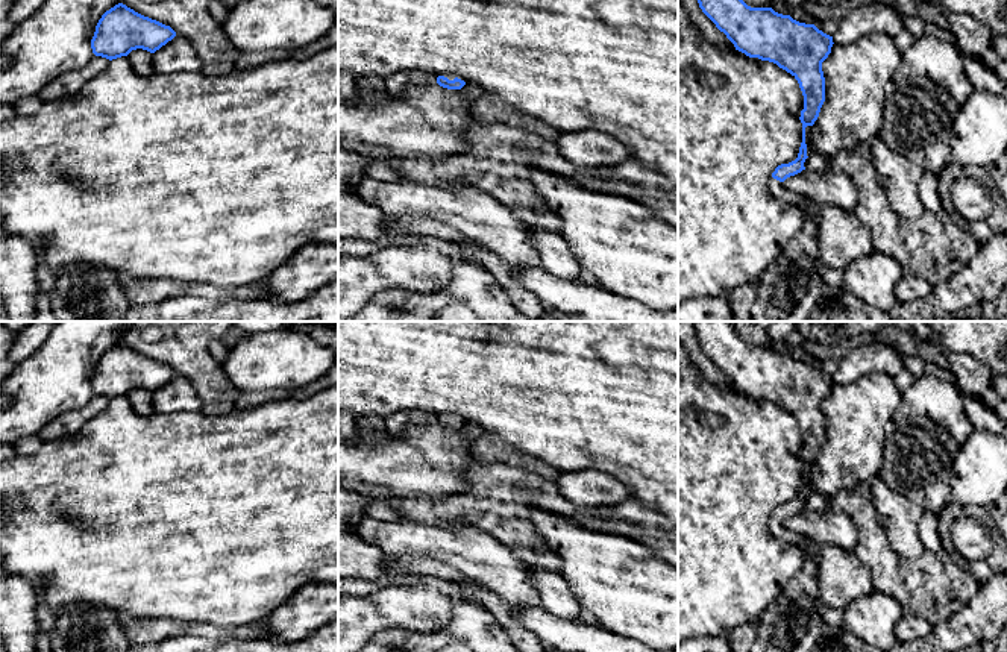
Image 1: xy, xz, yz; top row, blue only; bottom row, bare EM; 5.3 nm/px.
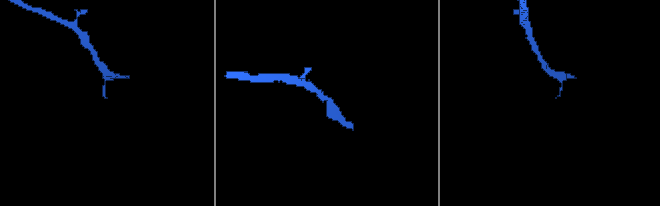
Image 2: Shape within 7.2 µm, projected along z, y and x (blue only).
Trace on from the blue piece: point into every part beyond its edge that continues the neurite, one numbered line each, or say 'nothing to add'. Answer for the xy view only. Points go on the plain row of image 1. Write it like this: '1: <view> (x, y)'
nothing to add

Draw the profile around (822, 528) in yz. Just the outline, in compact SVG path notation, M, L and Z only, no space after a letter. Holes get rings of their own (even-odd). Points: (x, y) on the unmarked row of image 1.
M802 509L783 522L784 528L817 546L834 544L852 552L858 534L849 516L836 511L814 513Z

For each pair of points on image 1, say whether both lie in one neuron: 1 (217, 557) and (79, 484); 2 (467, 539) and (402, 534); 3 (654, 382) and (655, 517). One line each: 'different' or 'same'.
1: same
2: same
3: different

